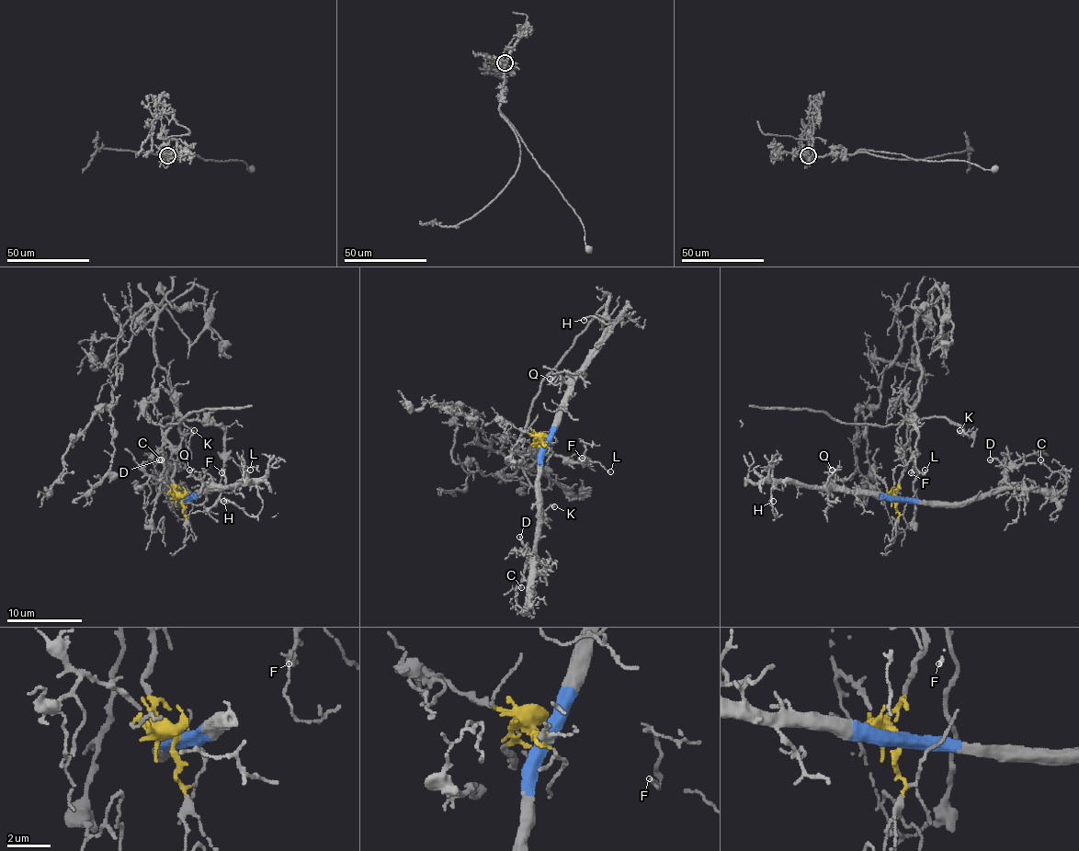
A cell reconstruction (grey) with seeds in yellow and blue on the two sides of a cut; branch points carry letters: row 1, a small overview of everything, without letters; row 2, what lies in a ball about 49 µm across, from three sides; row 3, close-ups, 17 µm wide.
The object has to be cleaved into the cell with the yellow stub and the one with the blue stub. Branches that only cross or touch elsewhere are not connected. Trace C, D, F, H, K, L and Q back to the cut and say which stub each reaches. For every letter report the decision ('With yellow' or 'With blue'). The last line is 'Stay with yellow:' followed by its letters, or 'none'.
C: With blue
D: With blue
F: With yellow
H: With blue
K: With yellow
L: With yellow
Q: With blue
Stay with yellow: F, K, L

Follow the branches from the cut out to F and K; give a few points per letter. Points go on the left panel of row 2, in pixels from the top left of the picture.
F: (183, 499), (172, 479), (176, 462), (166, 437), (177, 417), (208, 421), (224, 432), (221, 473)
K: (183, 499), (172, 479), (176, 468), (172, 447), (163, 437), (161, 421), (174, 417), (186, 436), (195, 430)

